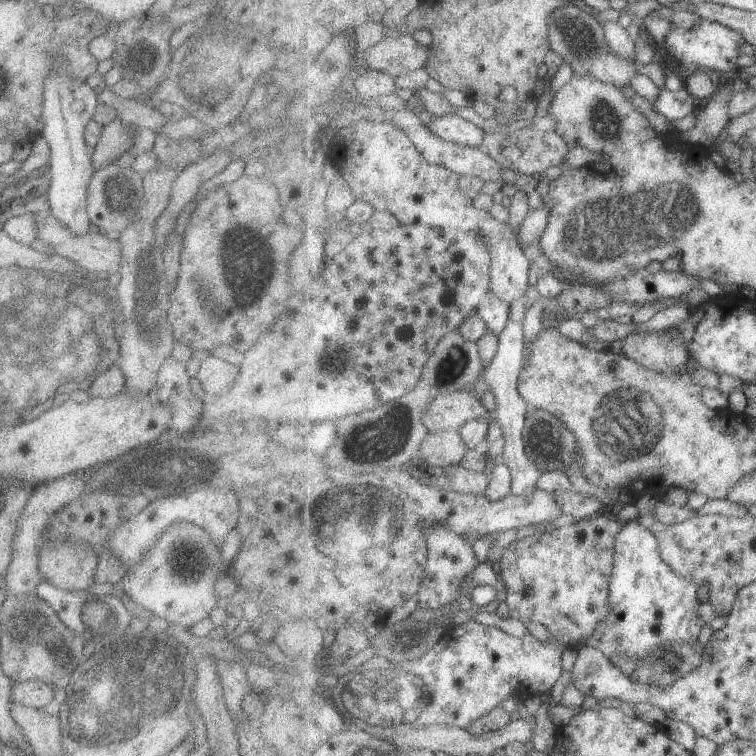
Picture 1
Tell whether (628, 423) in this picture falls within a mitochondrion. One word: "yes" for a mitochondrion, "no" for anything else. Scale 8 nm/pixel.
yes

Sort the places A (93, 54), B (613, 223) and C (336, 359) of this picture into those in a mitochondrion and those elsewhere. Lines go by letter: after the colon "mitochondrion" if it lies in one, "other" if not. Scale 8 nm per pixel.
A: other
B: mitochondrion
C: mitochondrion

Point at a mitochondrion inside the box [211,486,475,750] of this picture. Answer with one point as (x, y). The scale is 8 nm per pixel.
(393, 695)

